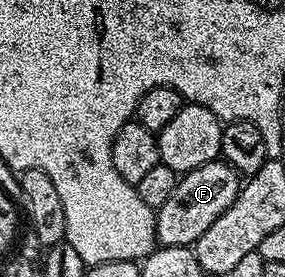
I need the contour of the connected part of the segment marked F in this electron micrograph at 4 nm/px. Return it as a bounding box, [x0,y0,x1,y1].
[155,159,240,246]

